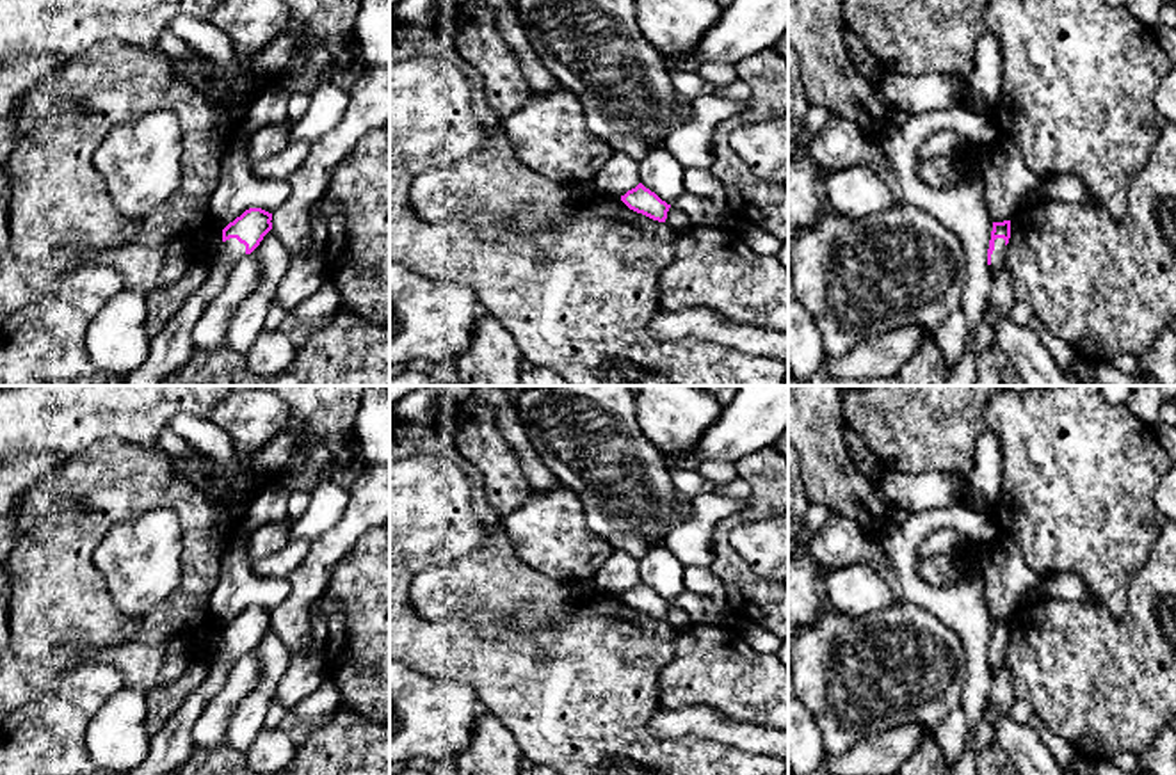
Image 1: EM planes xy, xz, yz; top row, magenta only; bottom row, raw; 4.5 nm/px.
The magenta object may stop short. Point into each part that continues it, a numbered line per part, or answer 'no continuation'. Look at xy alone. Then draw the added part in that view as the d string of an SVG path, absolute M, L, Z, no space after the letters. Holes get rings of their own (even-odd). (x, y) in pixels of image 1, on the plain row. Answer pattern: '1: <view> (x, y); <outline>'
1: xy (173, 743); M237 636L222 640L201 686L187 695L165 725L151 736L146 759L126 775L169 775L181 766L197 748L192 731L208 702L222 690L231 667L246 652L246 643Z

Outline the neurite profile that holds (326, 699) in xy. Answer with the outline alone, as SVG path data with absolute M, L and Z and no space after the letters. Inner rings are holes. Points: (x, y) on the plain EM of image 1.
M327 677L310 697L295 706L295 711L306 720L320 720L342 707L342 693Z

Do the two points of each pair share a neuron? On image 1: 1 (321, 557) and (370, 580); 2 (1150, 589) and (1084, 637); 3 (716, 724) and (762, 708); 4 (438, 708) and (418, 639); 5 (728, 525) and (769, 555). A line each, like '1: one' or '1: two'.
1: two
2: one
3: two
4: two
5: two

